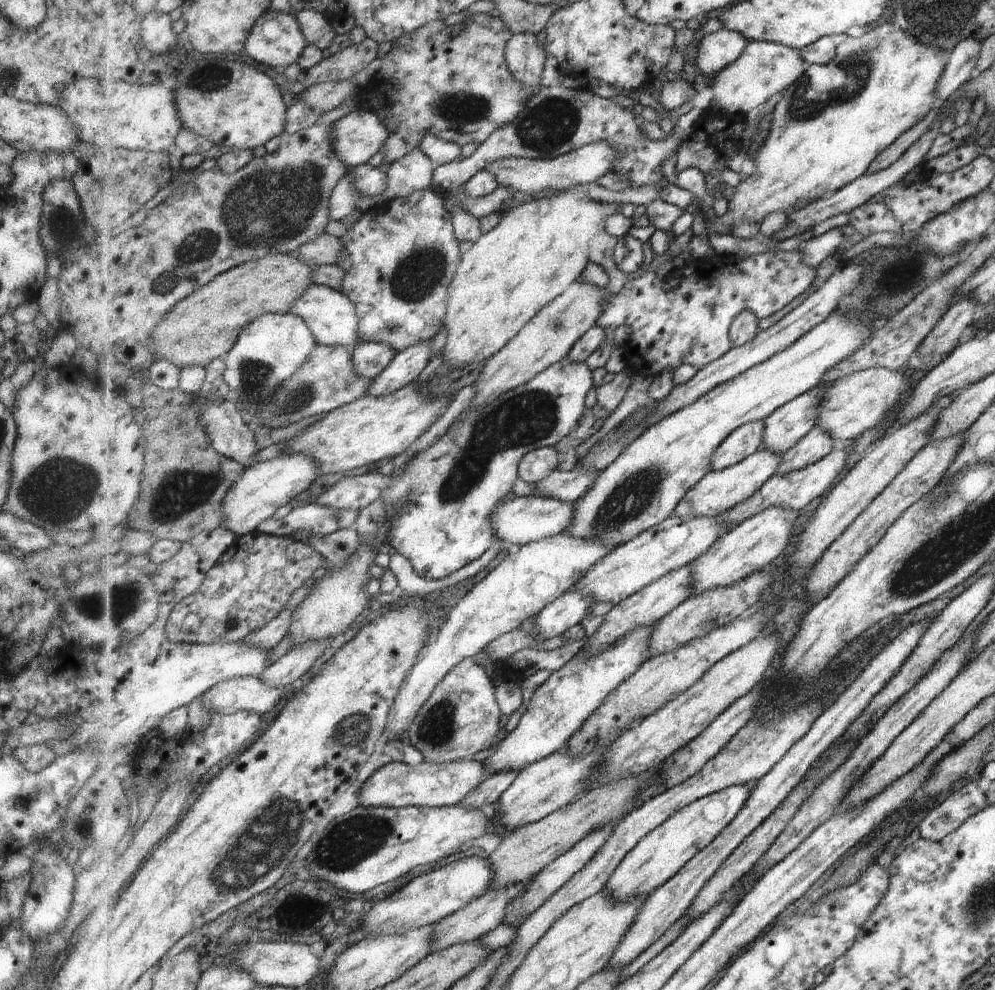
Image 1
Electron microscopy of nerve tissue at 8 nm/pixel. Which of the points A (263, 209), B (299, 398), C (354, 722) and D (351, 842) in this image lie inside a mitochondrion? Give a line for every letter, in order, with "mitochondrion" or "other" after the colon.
A: mitochondrion
B: mitochondrion
C: mitochondrion
D: mitochondrion

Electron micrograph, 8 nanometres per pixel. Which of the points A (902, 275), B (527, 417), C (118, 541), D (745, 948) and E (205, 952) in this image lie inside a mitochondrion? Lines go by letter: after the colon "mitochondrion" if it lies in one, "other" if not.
A: mitochondrion
B: mitochondrion
C: other
D: other
E: other

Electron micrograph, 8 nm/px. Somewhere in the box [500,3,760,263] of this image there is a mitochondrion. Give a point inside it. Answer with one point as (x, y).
(548, 125)

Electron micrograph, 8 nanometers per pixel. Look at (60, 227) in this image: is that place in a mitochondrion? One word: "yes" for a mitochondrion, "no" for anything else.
yes

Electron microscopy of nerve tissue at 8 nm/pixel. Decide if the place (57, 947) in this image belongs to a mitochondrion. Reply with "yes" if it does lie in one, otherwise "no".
no

